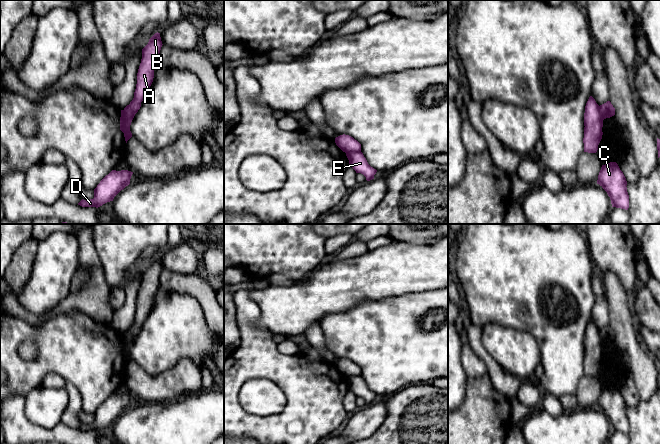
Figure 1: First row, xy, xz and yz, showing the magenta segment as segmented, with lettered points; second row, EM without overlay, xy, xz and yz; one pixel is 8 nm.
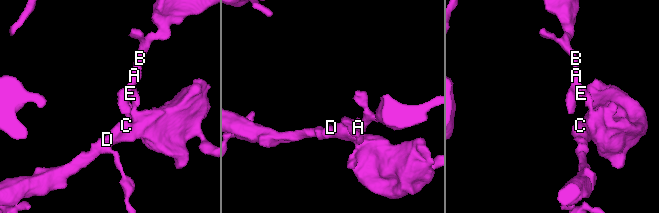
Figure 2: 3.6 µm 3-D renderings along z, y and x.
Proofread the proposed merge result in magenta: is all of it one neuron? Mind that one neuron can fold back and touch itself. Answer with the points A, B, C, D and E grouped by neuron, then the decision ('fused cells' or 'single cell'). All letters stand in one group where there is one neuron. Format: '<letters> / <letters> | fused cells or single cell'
A B / C D E | fused cells

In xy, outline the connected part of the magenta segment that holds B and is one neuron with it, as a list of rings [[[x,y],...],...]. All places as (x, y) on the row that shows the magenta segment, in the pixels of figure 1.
[[[155,33],[142,49],[142,59],[137,73],[137,84],[133,100],[142,102],[146,97],[154,78],[154,70],[159,63],[162,47],[160,33]]]

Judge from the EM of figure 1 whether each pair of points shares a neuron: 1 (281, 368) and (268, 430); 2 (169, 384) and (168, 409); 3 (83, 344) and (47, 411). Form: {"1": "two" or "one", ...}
{"1": "one", "2": "two", "3": "two"}

